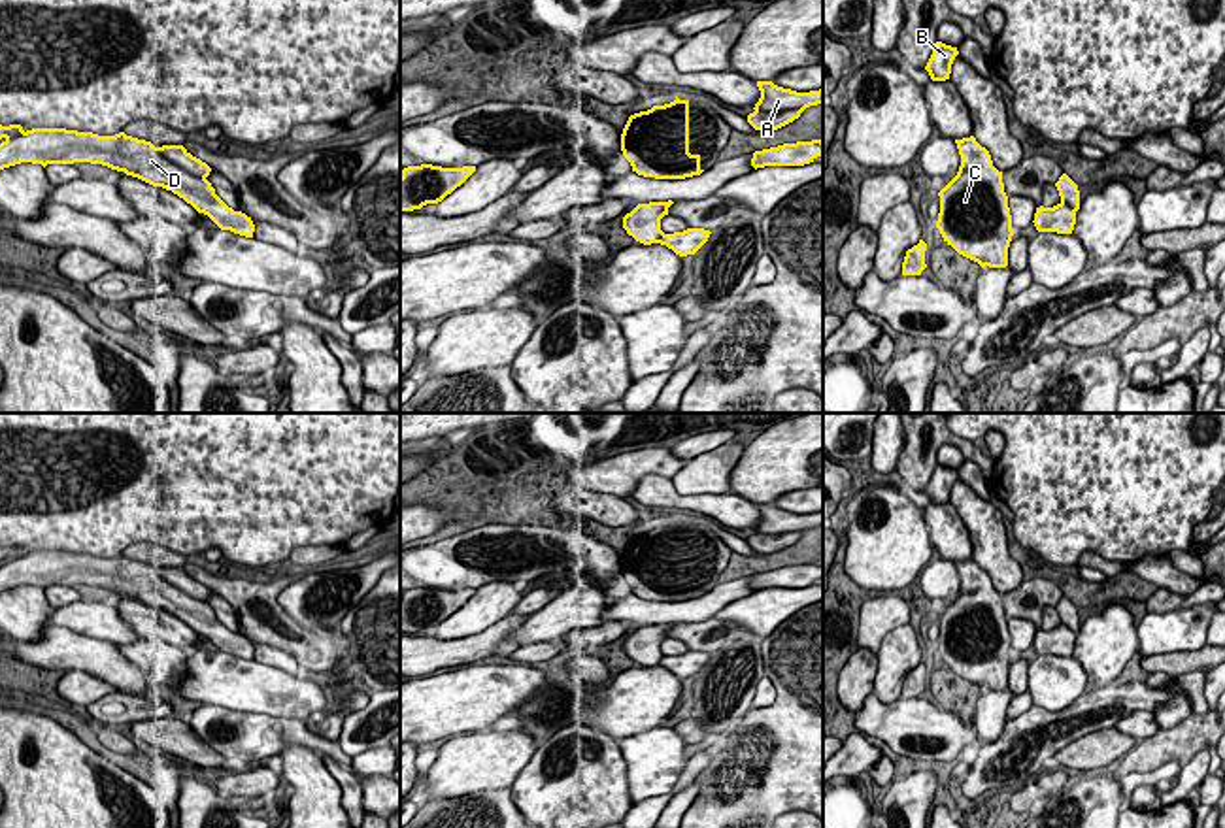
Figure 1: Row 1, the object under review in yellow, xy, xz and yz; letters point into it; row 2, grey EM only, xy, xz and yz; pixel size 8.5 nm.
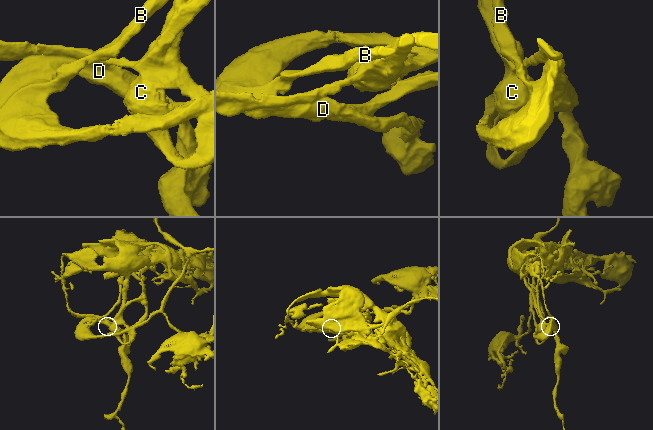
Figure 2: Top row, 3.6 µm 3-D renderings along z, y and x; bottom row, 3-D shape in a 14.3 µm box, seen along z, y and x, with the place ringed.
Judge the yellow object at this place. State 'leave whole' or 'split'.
leave whole

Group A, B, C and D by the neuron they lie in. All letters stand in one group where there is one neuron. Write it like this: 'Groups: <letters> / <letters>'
Groups: A B C D

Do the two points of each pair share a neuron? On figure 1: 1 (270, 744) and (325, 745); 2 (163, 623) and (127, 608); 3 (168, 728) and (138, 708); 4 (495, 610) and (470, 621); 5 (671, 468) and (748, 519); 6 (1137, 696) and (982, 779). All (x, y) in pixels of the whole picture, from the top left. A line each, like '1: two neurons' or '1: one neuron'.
1: one neuron
2: one neuron
3: two neurons
4: one neuron
5: two neurons
6: one neuron

